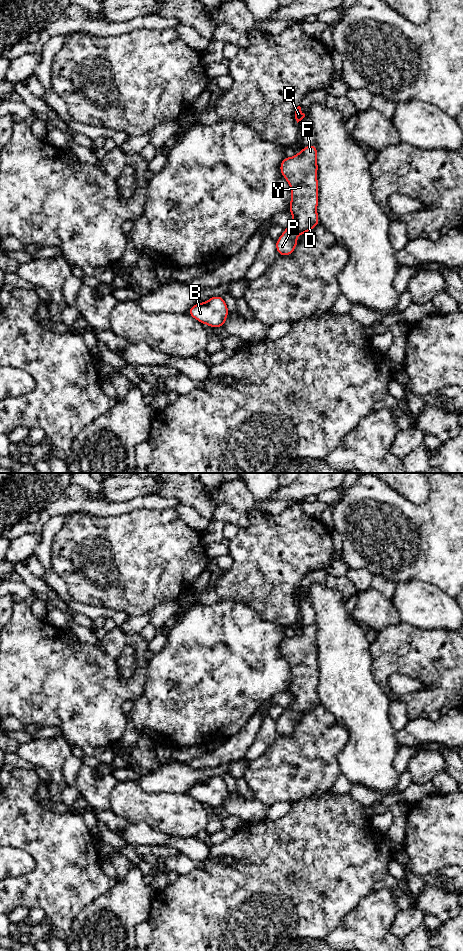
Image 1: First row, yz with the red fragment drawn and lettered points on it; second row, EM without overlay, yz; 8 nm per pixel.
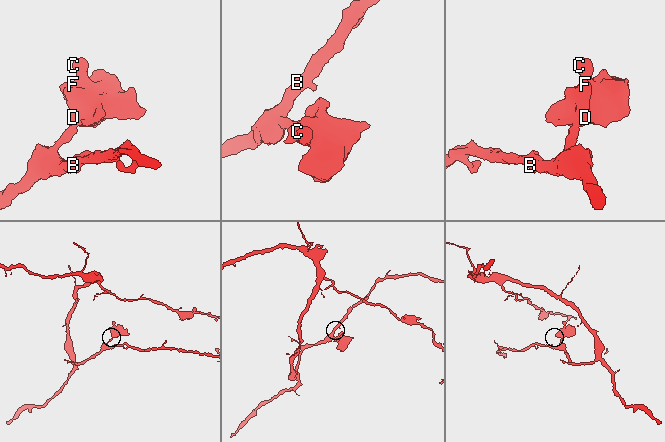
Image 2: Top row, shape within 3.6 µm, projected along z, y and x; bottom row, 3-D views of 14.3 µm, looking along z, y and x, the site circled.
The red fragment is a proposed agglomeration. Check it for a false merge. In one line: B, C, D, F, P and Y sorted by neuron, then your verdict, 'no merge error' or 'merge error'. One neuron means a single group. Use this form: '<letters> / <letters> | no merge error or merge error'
B C D F P Y | no merge error

